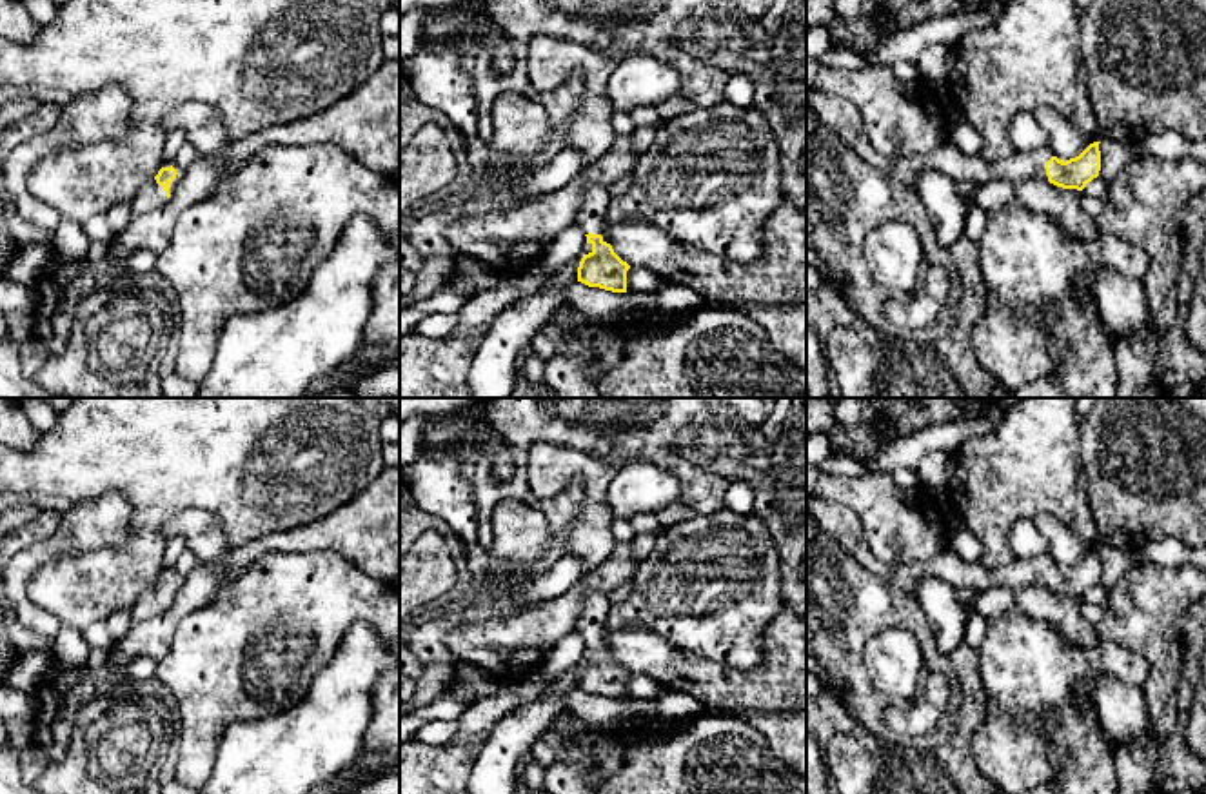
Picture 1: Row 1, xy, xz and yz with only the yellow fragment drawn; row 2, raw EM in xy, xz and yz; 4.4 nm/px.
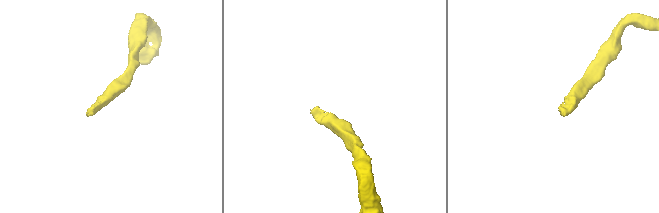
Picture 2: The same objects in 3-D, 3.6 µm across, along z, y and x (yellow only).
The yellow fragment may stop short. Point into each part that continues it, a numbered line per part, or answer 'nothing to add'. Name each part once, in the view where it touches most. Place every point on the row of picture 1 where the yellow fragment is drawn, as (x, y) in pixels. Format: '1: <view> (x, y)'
1: xy (184, 158)

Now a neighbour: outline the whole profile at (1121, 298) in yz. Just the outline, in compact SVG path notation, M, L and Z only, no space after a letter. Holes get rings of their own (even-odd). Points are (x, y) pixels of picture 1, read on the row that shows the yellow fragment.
M1101 267L1099 314L1106 332L1128 334L1148 331L1150 318L1142 280Z

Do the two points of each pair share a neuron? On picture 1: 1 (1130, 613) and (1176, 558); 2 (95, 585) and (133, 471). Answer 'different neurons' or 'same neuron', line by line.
1: different neurons
2: same neuron

